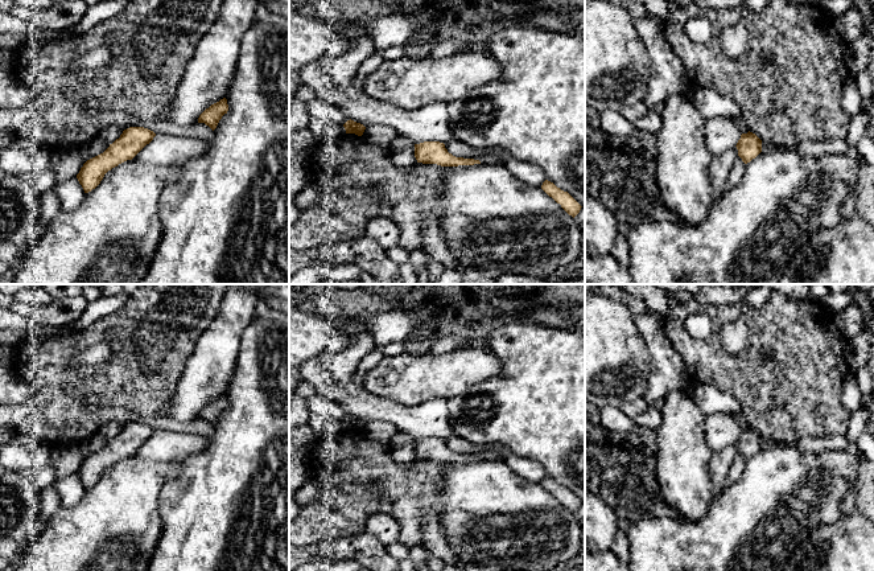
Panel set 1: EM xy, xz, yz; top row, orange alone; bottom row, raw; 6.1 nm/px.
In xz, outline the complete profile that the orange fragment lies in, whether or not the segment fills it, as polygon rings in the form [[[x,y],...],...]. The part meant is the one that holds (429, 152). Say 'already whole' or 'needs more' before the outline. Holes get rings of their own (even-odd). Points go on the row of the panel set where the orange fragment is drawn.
already whole; [[[424,141],[420,144],[415,144],[415,157],[417,163],[437,164],[441,167],[481,164],[479,160],[453,156],[452,153],[448,152],[445,144],[440,141]]]

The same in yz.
already whole; [[[749,131],[741,135],[735,147],[738,149],[738,156],[747,164],[762,152],[762,140]]]

